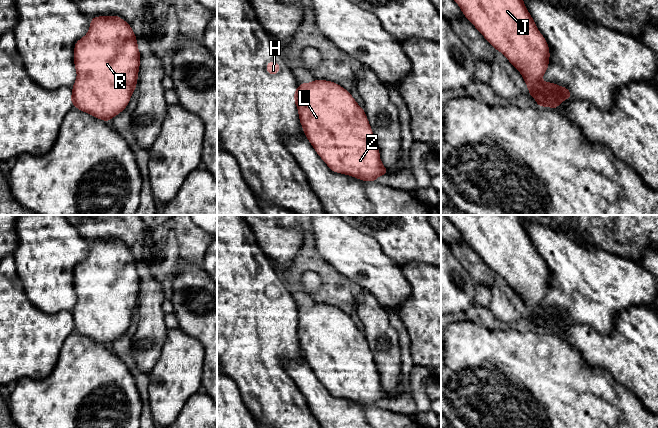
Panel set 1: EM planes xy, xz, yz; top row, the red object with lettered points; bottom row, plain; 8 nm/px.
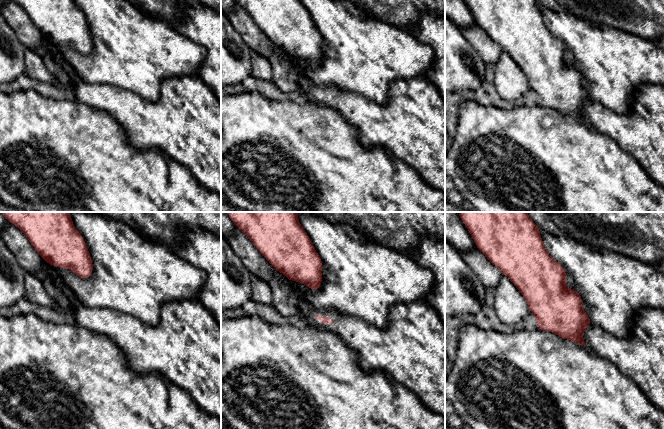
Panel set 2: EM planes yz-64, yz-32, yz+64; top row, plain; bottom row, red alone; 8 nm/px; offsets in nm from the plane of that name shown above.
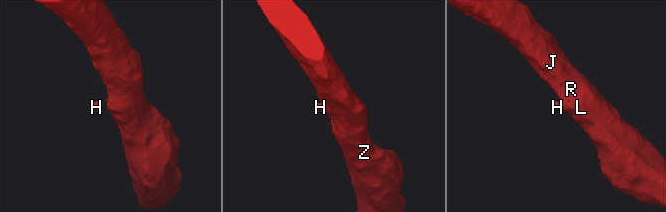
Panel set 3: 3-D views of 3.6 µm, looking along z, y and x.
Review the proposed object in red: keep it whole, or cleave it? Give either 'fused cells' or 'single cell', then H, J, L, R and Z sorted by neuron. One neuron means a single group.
fused cells; groups H / J L R Z

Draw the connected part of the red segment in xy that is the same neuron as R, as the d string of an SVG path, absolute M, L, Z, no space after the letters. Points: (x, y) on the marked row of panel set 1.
M117 15L92 17L89 31L74 44L77 73L71 87L74 107L108 123L126 109L136 91L140 62L141 54L131 25Z

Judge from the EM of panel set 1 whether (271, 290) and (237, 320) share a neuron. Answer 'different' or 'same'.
same

